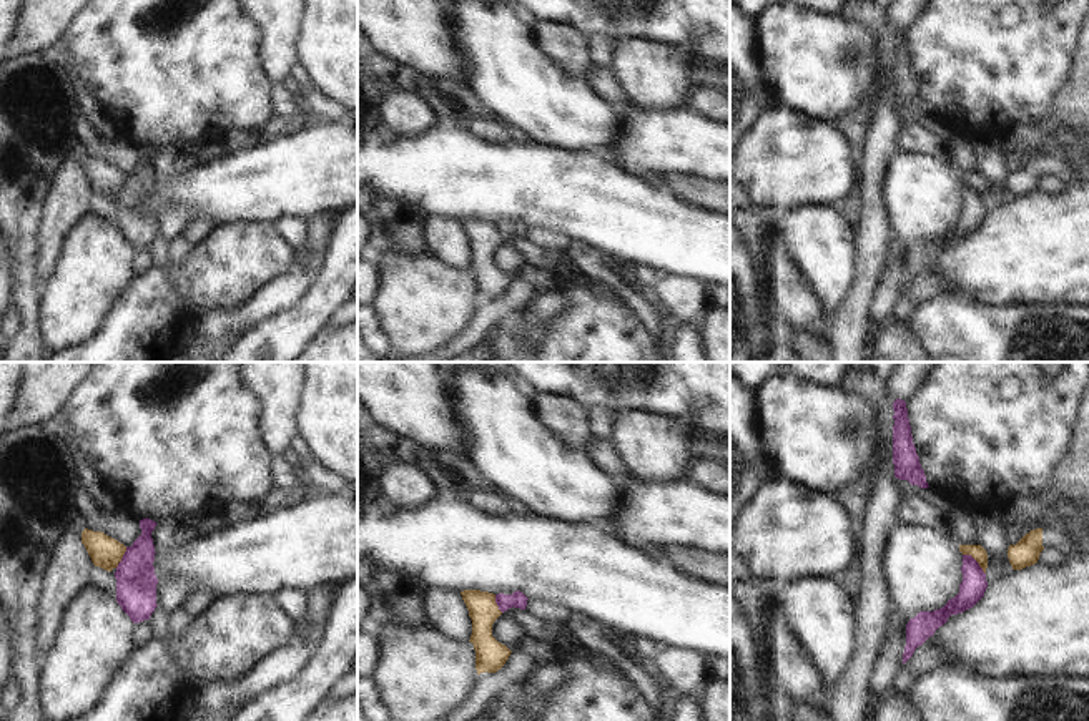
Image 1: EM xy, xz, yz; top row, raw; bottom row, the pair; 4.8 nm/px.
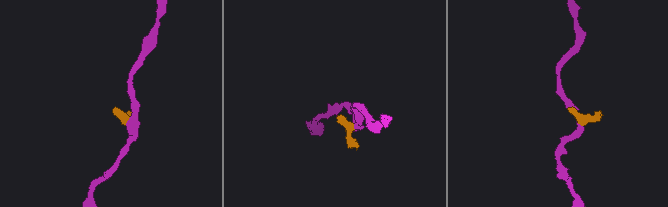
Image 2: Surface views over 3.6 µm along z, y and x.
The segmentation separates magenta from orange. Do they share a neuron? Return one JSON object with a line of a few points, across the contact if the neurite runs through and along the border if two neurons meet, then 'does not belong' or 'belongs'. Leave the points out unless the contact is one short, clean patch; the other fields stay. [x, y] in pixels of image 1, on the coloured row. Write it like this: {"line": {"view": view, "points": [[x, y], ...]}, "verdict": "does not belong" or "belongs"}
{"line": {"view": "yz", "points": [[963, 554], [968, 554], [985, 573]]}, "verdict": "does not belong"}

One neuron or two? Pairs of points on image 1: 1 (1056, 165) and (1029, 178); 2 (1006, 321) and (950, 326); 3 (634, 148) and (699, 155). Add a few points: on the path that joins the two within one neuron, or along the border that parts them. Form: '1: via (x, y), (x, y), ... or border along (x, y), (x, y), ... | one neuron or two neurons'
1: via (1049, 165), (1036, 171) | one neuron
2: via (993, 326), (963, 326) | one neuron
3: via (650, 148), (682, 148) | one neuron

